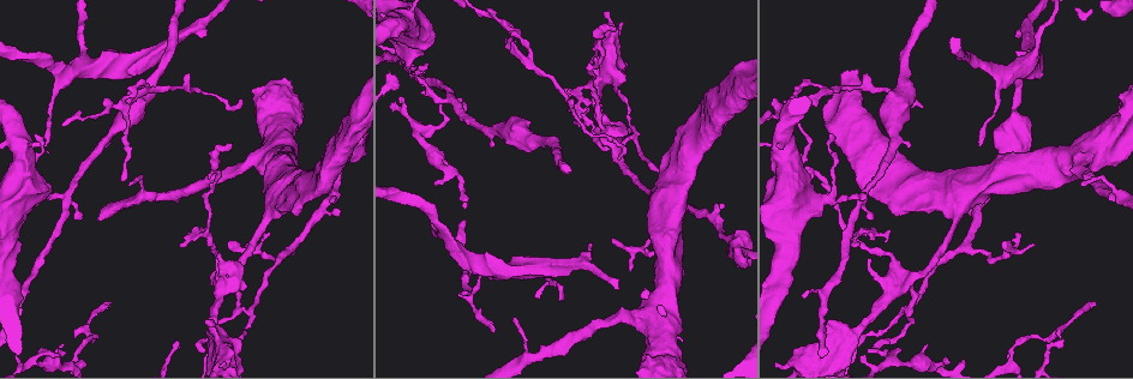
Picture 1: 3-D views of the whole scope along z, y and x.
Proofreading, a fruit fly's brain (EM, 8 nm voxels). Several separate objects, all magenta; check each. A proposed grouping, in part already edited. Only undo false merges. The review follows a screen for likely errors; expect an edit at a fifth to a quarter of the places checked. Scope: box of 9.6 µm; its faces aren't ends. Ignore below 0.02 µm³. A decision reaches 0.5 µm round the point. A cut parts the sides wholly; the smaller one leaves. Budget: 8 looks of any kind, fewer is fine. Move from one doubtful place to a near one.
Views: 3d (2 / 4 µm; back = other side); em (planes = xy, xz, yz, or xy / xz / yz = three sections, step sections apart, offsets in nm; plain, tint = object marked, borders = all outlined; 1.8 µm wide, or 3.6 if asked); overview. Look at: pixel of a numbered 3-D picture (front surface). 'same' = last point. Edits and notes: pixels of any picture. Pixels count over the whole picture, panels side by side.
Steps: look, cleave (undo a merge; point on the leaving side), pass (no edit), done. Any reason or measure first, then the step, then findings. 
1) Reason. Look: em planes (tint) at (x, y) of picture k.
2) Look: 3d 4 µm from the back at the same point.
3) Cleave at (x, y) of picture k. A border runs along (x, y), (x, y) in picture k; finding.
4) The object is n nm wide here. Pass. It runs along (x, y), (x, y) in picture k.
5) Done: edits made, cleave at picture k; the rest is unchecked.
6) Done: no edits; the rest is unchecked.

Thick turns thin. Look: 3d 4 µm from the back at (914, 202) of picture 1.

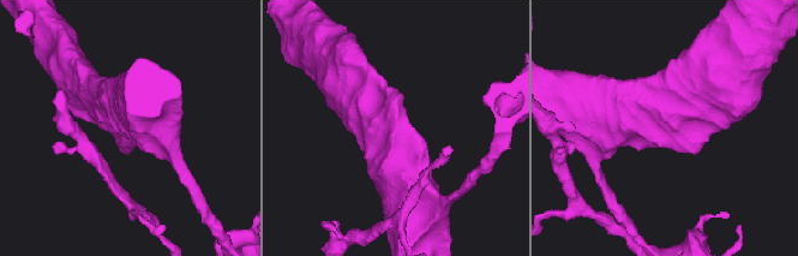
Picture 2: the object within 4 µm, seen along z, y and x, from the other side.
Look: em 3.6 µm yz step 16 (tint) at (663, 130) of picture 2.

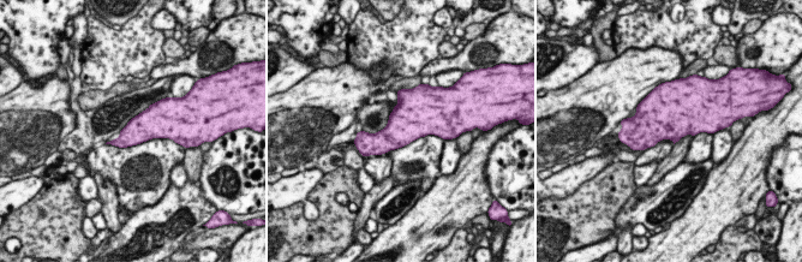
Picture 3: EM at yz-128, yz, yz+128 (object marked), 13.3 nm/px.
Pass. All the same neuron.

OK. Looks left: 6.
Side arm on a straight run. Look: em xy step 8 (tint) at (863, 196) of picture 1.

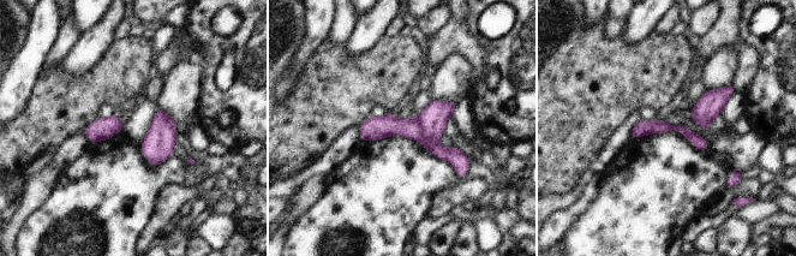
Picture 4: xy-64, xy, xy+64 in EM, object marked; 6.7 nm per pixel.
Another direction. Look: em planes (tint) at the same point.

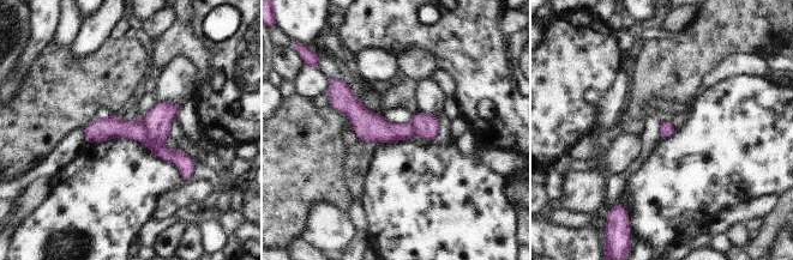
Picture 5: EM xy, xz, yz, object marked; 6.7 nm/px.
Cleave at (158, 120) of picture 5. A border runs along (143, 120), (148, 128), (145, 143) in picture 5; two neurons meet here.

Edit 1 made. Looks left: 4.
A fork. Look: 3d 2 µm at (784, 102) of picture 1.

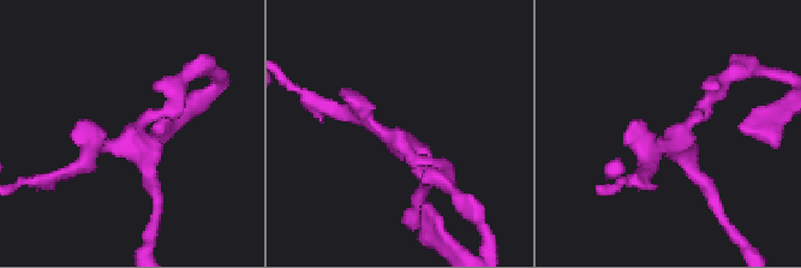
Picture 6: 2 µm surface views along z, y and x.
Now the EM. Look: em xy step 16 (tint) at (130, 138) of picture 6.

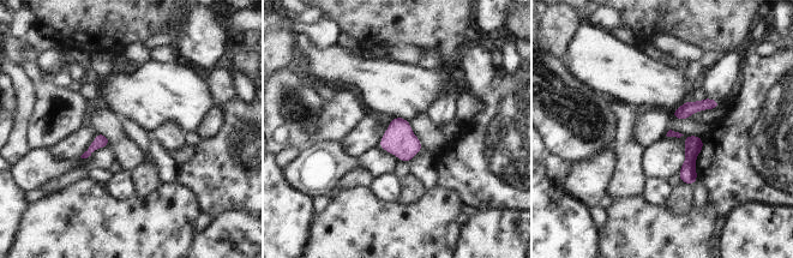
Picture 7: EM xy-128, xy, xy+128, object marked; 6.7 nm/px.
Cut it another way. Look: em planes (tint) at the same point.

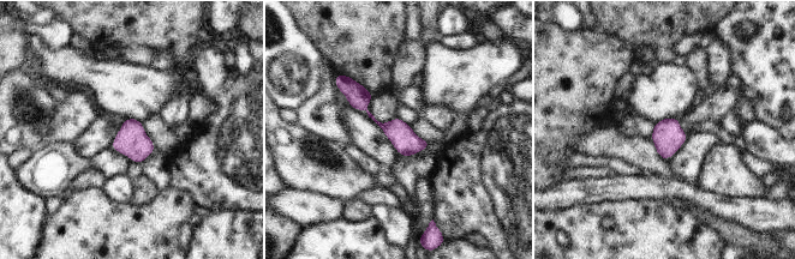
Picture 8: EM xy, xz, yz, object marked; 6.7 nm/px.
Pass. It runs along (344, 89), (382, 126), (425, 144) in picture 8; all the same neuron.

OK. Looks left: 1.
Done: edits made, cleave at picture 5; the rest is unchecked.

